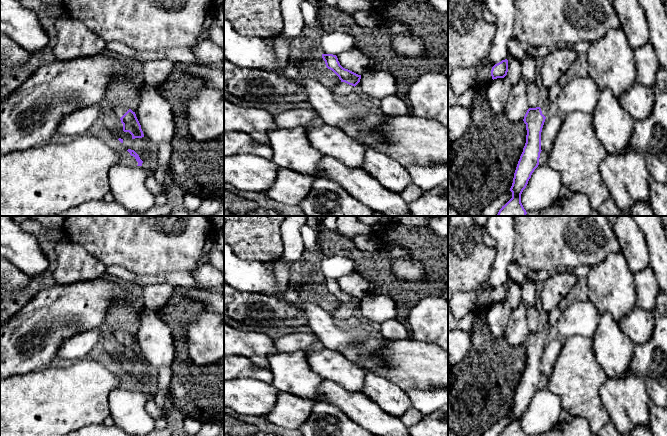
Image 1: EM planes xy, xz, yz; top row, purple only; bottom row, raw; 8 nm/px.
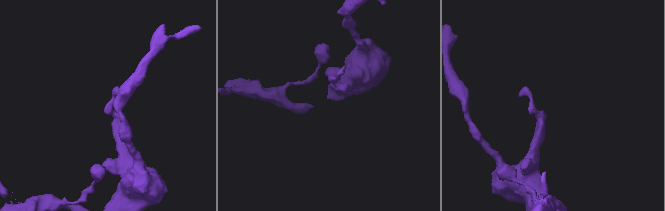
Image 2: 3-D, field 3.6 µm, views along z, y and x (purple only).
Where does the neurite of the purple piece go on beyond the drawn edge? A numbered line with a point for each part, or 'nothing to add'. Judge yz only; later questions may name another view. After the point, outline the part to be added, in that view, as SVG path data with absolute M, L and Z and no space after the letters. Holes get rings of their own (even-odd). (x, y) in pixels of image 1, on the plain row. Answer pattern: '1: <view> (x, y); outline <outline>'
1: yz (553, 316); outline M556 307L548 313L548 322L546 328L543 331L541 331L542 338L546 342L555 334L555 329L561 313L562 310L559 307Z

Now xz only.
1: xz (342, 315); outline M340 306L332 312L334 320L339 324L348 324L355 320L355 311L345 306Z

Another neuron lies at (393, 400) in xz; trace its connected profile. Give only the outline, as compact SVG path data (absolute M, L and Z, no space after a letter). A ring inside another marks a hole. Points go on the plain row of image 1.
M376 373L366 374L362 394L391 416L400 417L412 407L403 389Z

